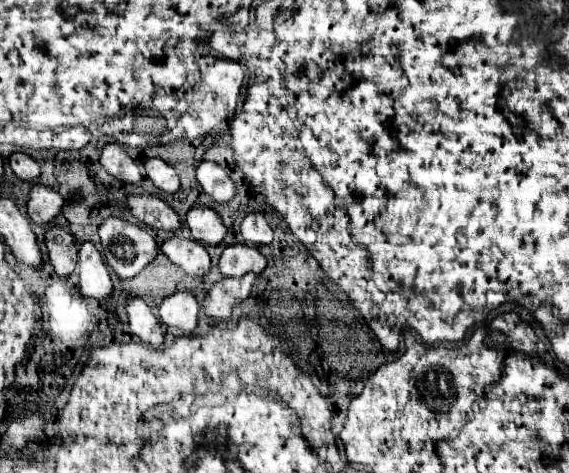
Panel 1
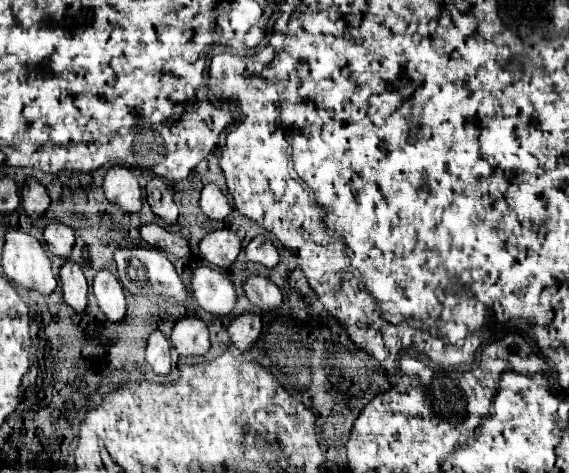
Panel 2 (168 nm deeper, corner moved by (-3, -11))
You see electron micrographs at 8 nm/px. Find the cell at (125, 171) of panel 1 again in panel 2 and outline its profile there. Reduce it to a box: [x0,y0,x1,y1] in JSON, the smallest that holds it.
[103,166,143,212]

